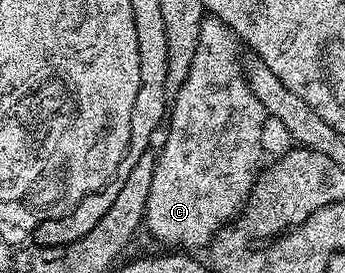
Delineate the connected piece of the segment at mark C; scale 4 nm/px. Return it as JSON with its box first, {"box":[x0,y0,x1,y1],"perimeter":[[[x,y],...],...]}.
{"box":[144,16,266,252],"perimeter":[[[206,16],[201,21],[199,28],[199,48],[195,48],[195,60],[191,60],[191,68],[187,72],[187,76],[181,81],[181,85],[176,87],[175,93],[171,98],[171,111],[168,115],[167,130],[169,126],[169,136],[165,140],[165,147],[159,150],[157,154],[157,163],[155,164],[155,172],[151,176],[151,192],[147,196],[147,208],[145,209],[144,229],[150,230],[155,237],[161,242],[166,242],[166,247],[180,248],[185,252],[201,252],[201,250],[210,245],[227,226],[230,225],[244,211],[247,203],[250,201],[249,193],[253,190],[253,181],[257,178],[257,169],[261,166],[261,158],[263,159],[263,151],[260,146],[262,139],[262,127],[266,118],[266,112],[263,104],[259,104],[255,92],[251,92],[251,84],[245,78],[246,67],[241,66],[241,50],[242,43],[237,37],[237,33],[230,26],[223,24],[223,20]]]}

